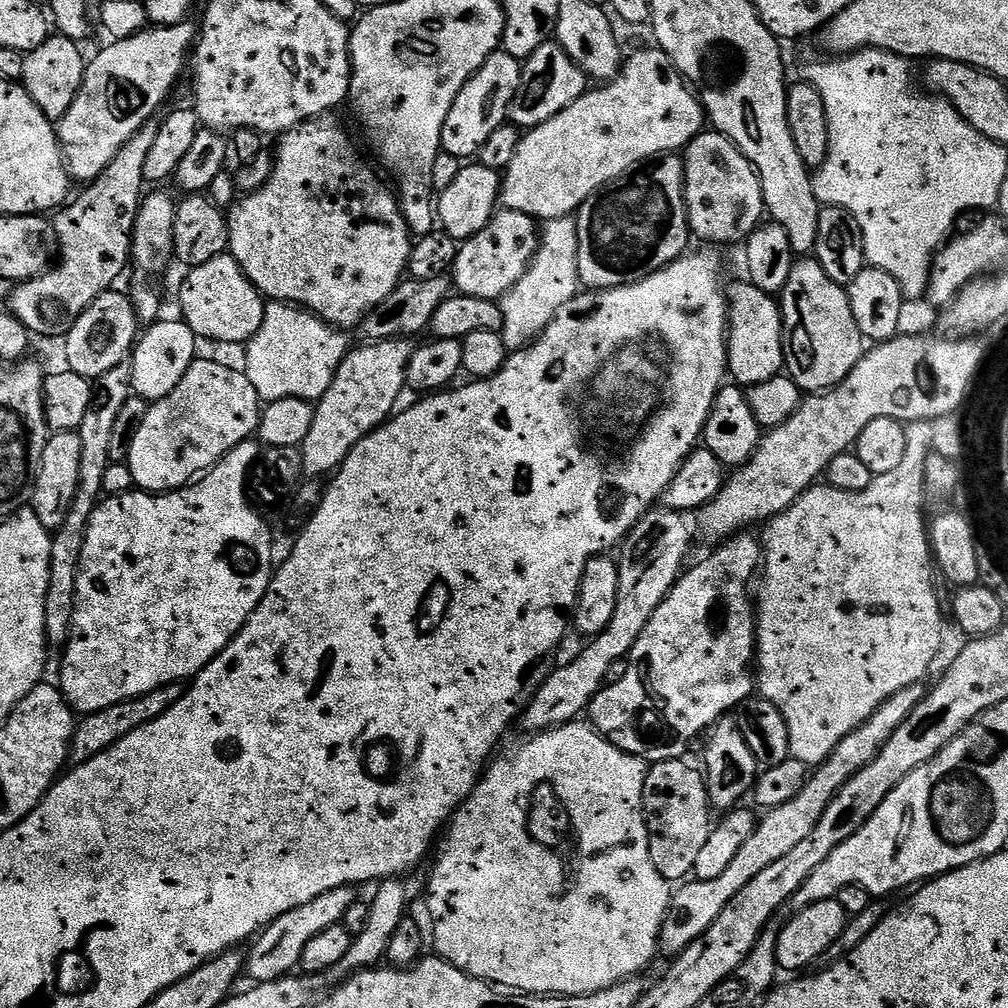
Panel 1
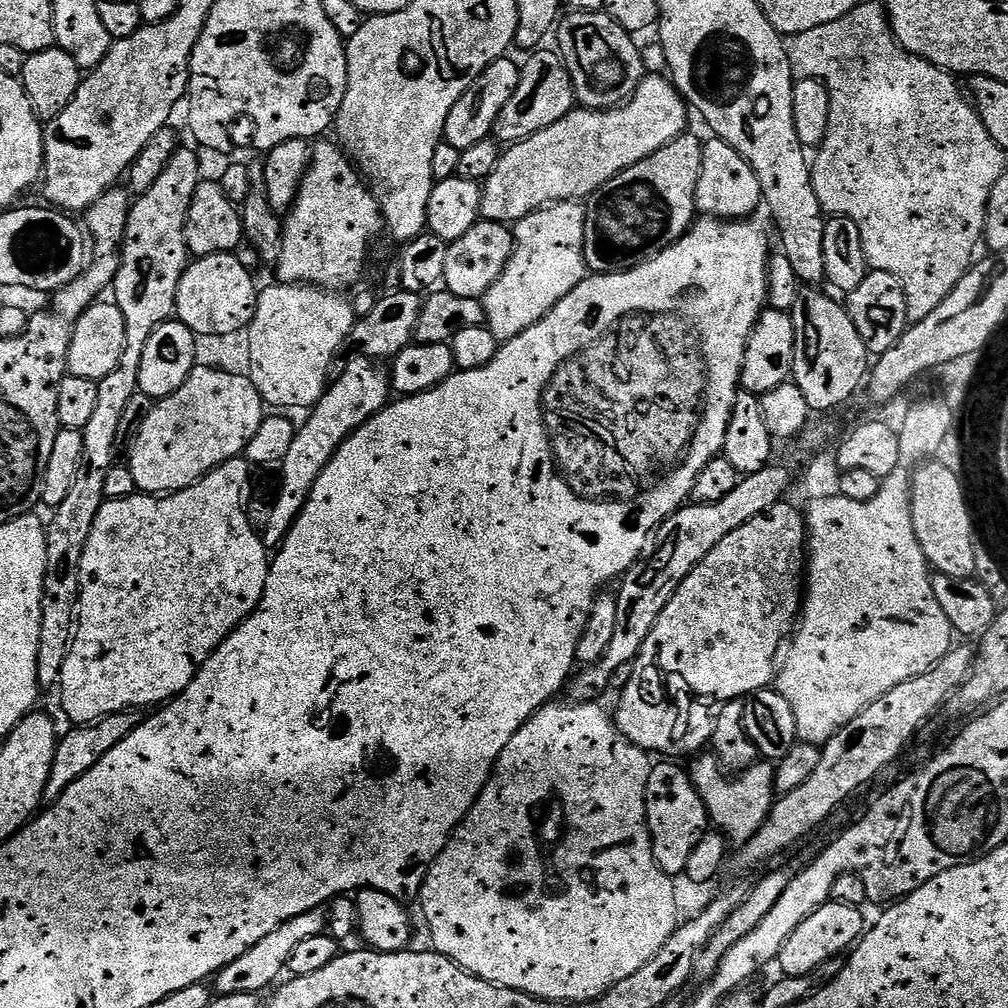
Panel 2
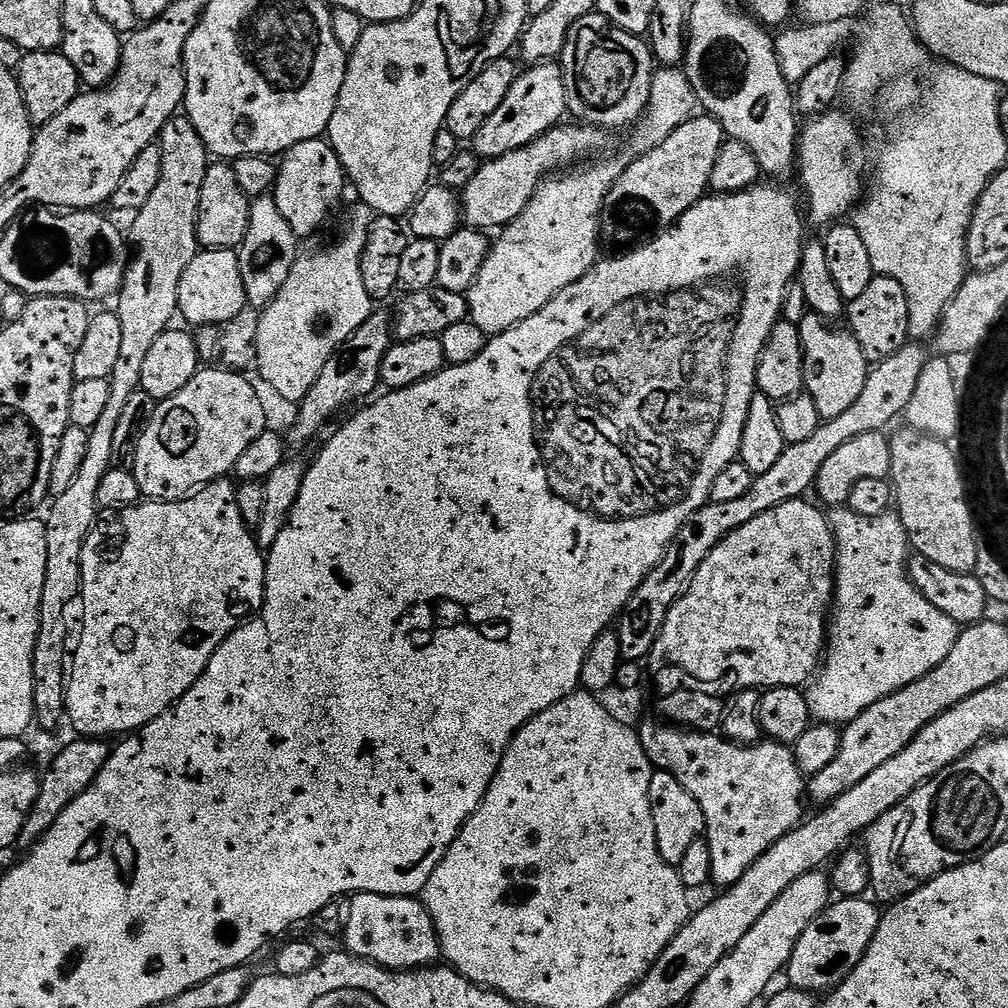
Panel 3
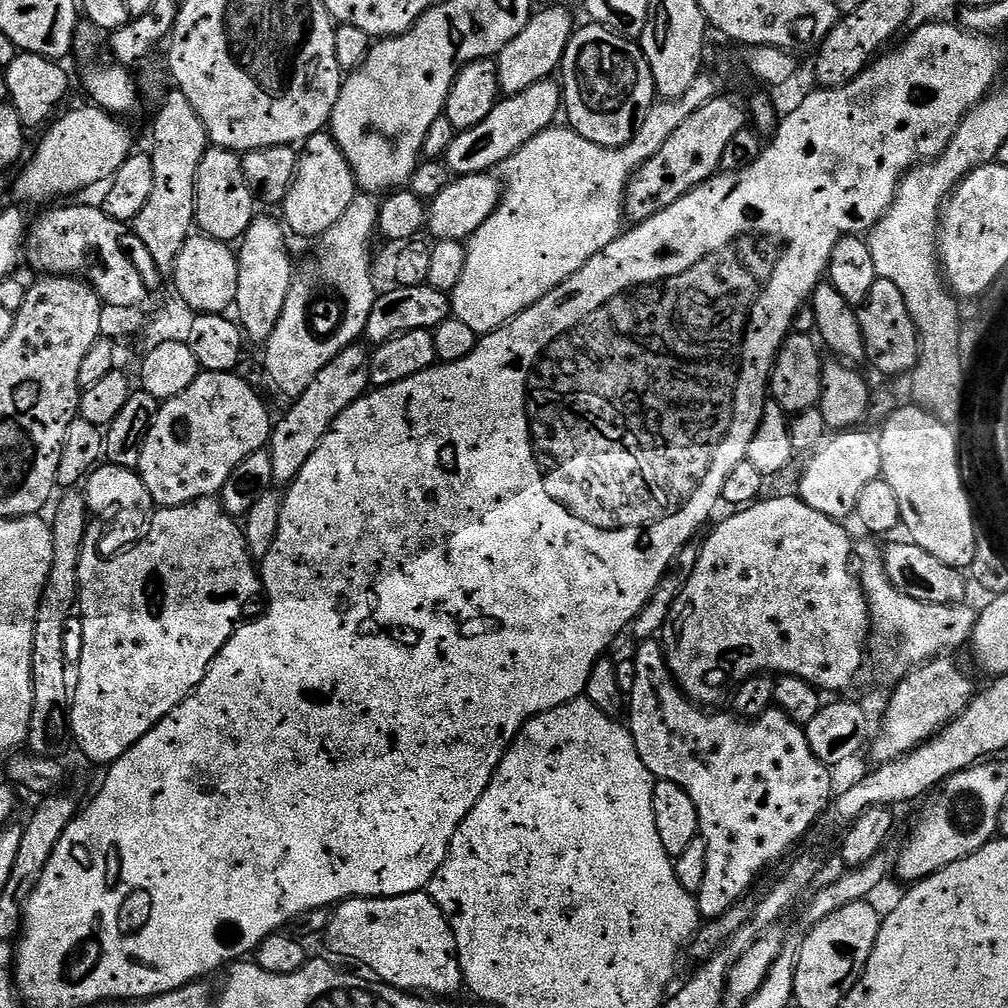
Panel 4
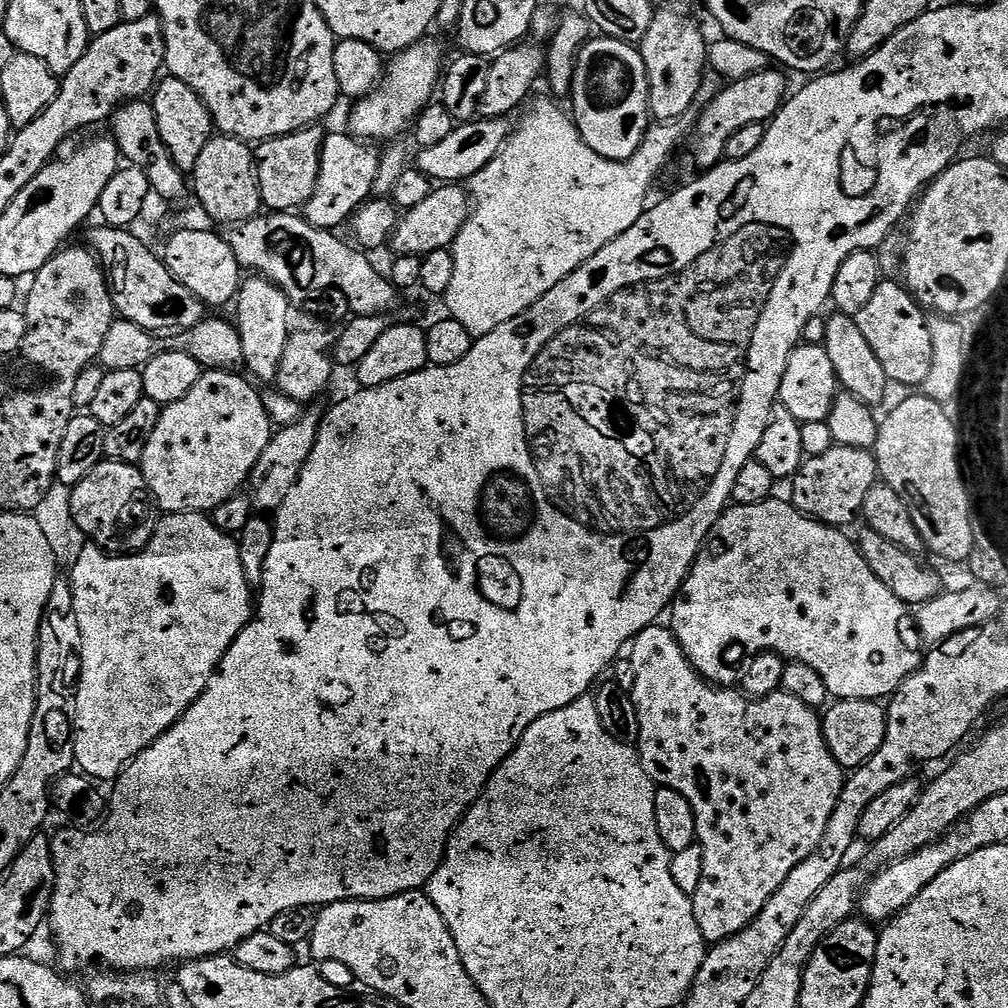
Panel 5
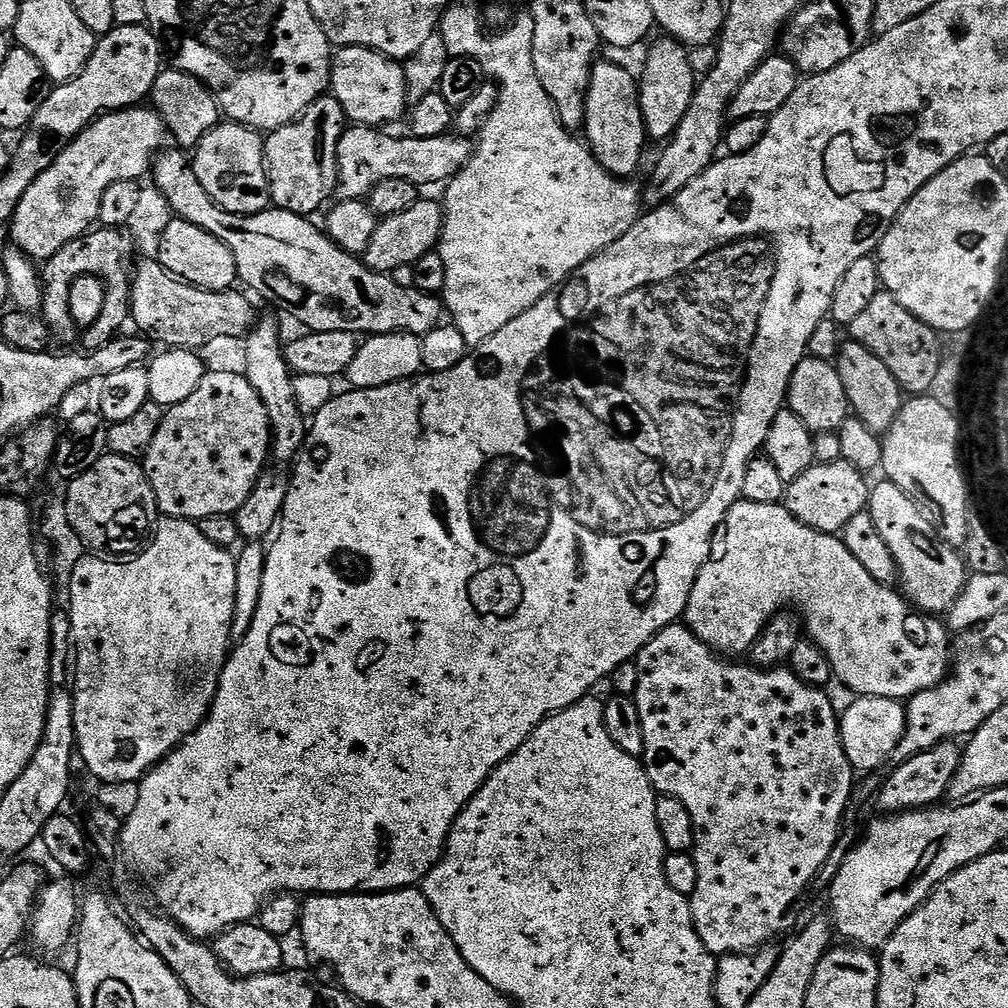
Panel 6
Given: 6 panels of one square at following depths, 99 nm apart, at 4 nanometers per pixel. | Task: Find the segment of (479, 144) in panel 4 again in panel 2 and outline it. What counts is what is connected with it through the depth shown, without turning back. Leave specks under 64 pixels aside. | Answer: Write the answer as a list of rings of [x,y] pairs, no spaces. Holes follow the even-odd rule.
[[[536,50],[531,53],[528,61],[523,61],[520,70],[520,81],[510,94],[510,102],[502,106],[502,114],[492,127],[492,136],[499,140],[501,145],[511,146],[520,140],[538,134],[546,126],[554,126],[554,122],[573,111],[576,92],[572,89],[572,79],[568,67],[564,65],[564,58],[559,51],[544,52]]]

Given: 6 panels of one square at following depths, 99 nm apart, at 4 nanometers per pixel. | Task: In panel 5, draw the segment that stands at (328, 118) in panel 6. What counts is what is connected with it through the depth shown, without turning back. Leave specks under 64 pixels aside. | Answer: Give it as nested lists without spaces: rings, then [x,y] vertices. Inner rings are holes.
[[[313,126],[285,136],[274,136],[255,145],[254,159],[260,203],[269,213],[292,214],[307,204],[314,194],[314,186],[318,186],[320,155],[325,135],[325,129]]]

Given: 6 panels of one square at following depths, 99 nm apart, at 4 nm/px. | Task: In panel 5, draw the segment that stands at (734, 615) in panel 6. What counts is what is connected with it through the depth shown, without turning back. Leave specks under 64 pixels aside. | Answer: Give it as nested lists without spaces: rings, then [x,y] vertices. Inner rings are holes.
[[[773,498],[754,506],[737,504],[725,508],[716,525],[712,527],[712,533],[704,541],[700,555],[696,557],[695,564],[688,571],[688,577],[684,579],[680,595],[676,597],[670,608],[672,633],[676,635],[676,641],[682,646],[686,658],[696,668],[696,673],[703,676],[709,684],[732,686],[735,685],[735,680],[737,683],[741,679],[741,669],[745,667],[749,658],[769,651],[776,656],[784,657],[785,661],[793,664],[805,664],[810,666],[810,670],[818,670],[822,682],[826,682],[829,697],[836,700],[874,700],[880,702],[891,697],[892,693],[900,689],[904,679],[907,676],[913,676],[922,663],[921,653],[918,654],[914,649],[908,648],[903,634],[900,633],[900,619],[906,612],[906,606],[876,577],[874,570],[870,570],[866,558],[862,558],[857,541],[853,537],[851,540],[846,533],[847,531],[830,528],[821,520],[813,520],[812,517],[804,515],[787,499]]]

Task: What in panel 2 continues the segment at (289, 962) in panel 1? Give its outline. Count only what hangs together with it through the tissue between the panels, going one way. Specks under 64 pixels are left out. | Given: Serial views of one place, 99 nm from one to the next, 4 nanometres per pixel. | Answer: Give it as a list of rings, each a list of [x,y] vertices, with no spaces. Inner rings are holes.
[[[318,908],[290,918],[290,922],[278,926],[278,930],[274,930],[271,934],[266,934],[266,938],[262,938],[262,942],[258,942],[258,946],[246,950],[246,954],[242,954],[242,958],[234,958],[234,962],[230,962],[230,966],[226,966],[216,973],[214,977],[215,995],[260,994],[263,993],[263,988],[271,989],[272,980],[279,981],[281,979],[281,977],[279,978],[280,971],[283,973],[287,969],[288,959],[290,954],[294,954],[294,949],[306,938],[325,935],[327,926],[327,915]]]

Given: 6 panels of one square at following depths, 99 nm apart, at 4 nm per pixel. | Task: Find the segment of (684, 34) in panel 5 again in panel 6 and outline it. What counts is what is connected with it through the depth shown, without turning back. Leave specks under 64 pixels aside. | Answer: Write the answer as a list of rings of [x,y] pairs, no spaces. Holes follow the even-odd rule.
[[[660,38],[648,56],[648,65],[644,73],[639,73],[640,109],[644,119],[644,130],[649,141],[667,142],[678,130],[682,118],[686,118],[686,110],[690,110],[690,102],[698,87],[698,77],[692,68],[692,57],[689,49],[679,40]]]

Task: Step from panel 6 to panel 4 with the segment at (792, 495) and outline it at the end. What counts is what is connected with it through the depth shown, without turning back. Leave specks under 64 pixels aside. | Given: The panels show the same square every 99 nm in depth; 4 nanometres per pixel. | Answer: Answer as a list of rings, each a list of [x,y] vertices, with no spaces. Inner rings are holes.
[[[857,426],[851,430],[840,430],[829,435],[824,443],[808,458],[808,465],[800,478],[798,495],[810,510],[818,510],[818,514],[826,514],[831,520],[847,521],[855,517],[858,506],[858,494],[870,482],[882,476],[882,446],[879,435],[875,431],[863,432]]]

